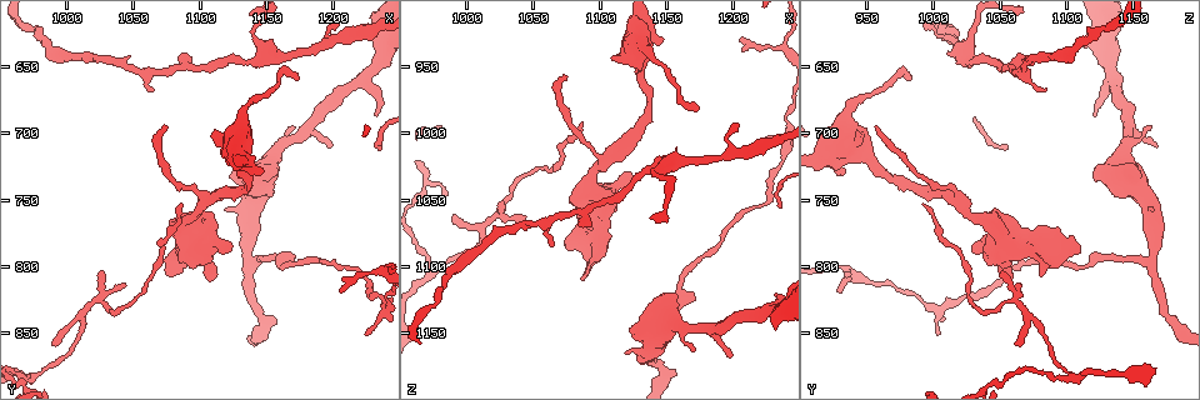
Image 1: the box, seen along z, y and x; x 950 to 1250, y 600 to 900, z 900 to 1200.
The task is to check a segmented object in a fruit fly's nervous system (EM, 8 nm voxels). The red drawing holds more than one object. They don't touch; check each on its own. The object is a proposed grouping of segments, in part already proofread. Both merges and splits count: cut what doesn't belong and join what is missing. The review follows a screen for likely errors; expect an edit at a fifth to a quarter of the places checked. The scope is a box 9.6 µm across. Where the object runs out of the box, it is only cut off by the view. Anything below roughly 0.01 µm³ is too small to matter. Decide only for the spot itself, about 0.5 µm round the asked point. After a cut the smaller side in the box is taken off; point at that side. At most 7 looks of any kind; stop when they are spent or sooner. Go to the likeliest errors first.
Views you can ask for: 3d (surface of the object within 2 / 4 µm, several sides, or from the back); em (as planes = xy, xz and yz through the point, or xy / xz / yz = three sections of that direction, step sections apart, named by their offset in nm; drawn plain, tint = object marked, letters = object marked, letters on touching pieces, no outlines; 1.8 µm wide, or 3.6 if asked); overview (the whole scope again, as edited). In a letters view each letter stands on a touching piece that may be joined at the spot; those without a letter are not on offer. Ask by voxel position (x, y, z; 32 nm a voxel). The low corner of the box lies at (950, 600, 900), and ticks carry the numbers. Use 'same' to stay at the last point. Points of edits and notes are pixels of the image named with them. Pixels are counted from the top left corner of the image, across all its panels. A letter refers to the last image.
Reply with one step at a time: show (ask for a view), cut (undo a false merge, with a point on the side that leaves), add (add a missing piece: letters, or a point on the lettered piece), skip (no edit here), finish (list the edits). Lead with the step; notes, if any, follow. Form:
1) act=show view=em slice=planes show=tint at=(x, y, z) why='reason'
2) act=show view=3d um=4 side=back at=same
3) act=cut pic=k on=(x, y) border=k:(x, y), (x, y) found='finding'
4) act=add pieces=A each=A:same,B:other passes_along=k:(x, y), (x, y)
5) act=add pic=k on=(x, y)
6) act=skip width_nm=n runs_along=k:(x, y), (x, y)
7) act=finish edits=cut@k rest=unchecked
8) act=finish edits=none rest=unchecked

act=show view=3d um=4 side=back at=(1108, 700, 942) why='free end'

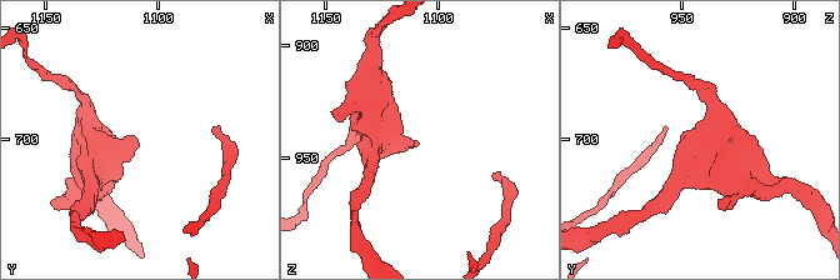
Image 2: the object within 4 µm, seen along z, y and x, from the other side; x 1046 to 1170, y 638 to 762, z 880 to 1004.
act=show view=em slice=planes show=letters at=(1107, 701, 943) why='shape alone is not enough'

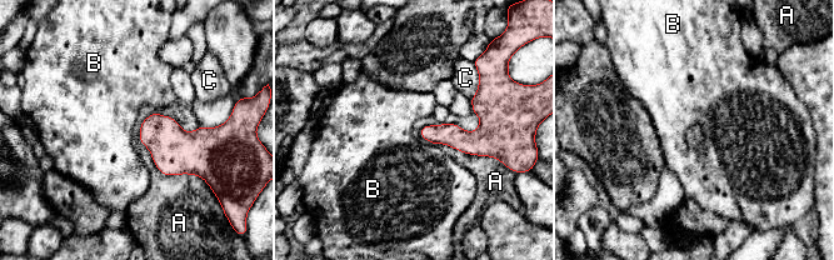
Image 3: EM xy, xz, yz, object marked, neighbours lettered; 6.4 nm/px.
act=skip width_nm=120 each=A:other,B:other,C:other border=3:(432, 143), (437, 145) found='none of them fits'

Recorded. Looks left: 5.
act=show view=em slice=xz step=8 show=plain at=(1084, 782, 1108) why='an open end'

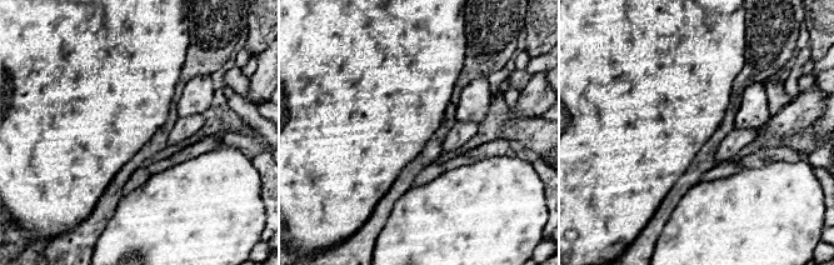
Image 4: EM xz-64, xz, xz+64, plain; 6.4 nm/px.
act=show view=em slice=xz step=8 show=letters at=same why='what lies round it'

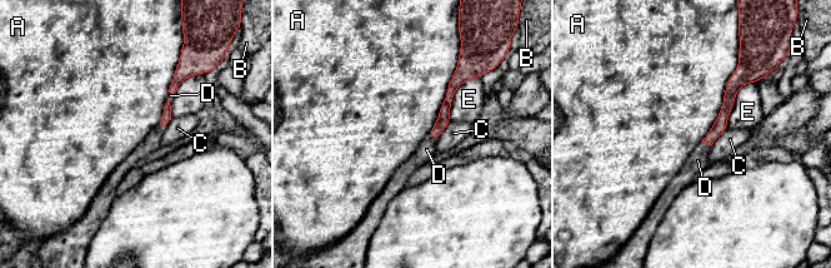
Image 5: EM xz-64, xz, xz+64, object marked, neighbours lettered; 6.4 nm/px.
act=add pieces=D each=A:other,B:other,C:other,D:same,E:other passes_along=5:(720, 125), (706, 143), (697, 160) found='the cell continues'

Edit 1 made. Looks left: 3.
act=show view=overview why='redraw'

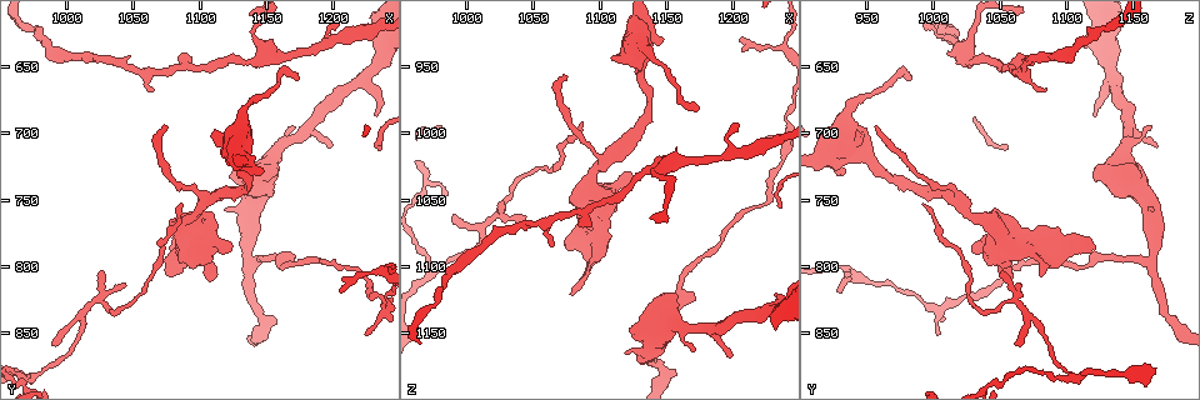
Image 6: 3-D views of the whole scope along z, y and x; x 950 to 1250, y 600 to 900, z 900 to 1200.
act=show view=em slice=planes show=letters at=(1172, 660, 982) why='tapers out'

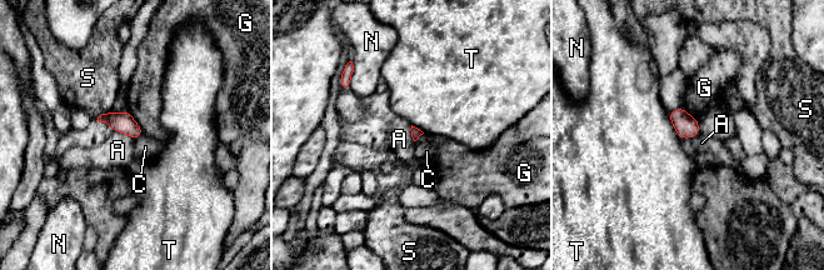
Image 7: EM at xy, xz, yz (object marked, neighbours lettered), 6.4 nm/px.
act=skip each=A:other,C:other,G:other,N:other,S:other,T:other border=7:(114, 130), (126, 134), (134, 140) found='none of them fits'

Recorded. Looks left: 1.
act=finish edits=add@5 rest=unchecked

